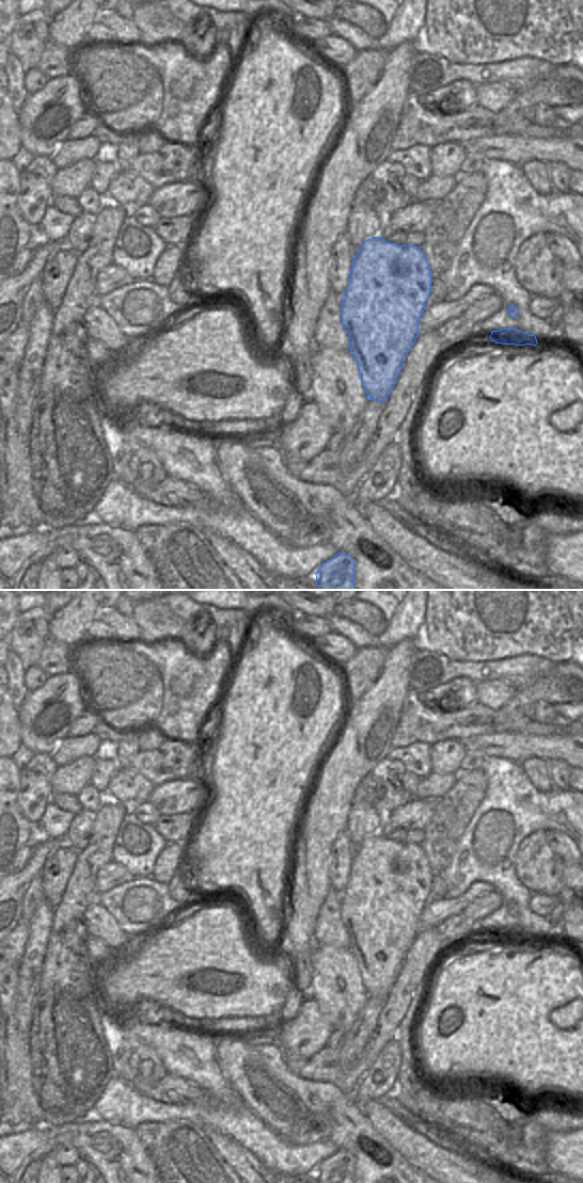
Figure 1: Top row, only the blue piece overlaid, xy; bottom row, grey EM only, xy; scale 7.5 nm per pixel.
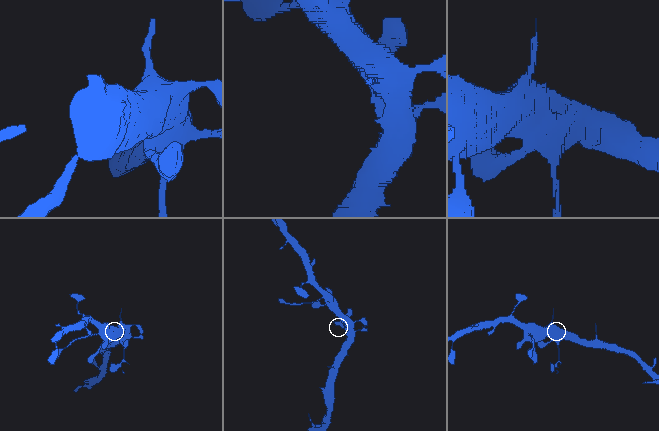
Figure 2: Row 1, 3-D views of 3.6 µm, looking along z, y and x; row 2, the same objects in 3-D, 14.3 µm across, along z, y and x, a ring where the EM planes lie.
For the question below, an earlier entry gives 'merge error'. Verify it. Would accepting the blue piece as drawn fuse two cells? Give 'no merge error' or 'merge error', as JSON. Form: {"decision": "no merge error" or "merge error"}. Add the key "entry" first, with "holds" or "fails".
{"entry": "holds", "decision": "merge error"}

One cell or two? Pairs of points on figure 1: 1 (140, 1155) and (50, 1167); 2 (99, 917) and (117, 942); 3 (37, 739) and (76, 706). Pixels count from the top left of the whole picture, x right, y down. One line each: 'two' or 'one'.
1: two
2: one
3: one

